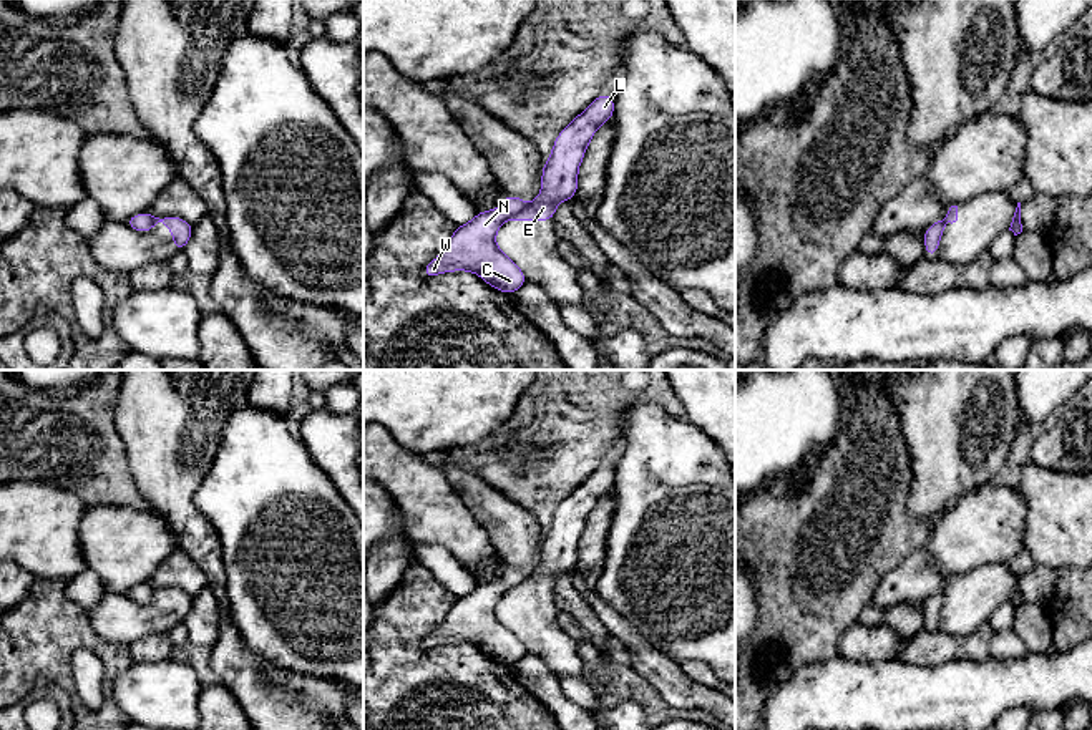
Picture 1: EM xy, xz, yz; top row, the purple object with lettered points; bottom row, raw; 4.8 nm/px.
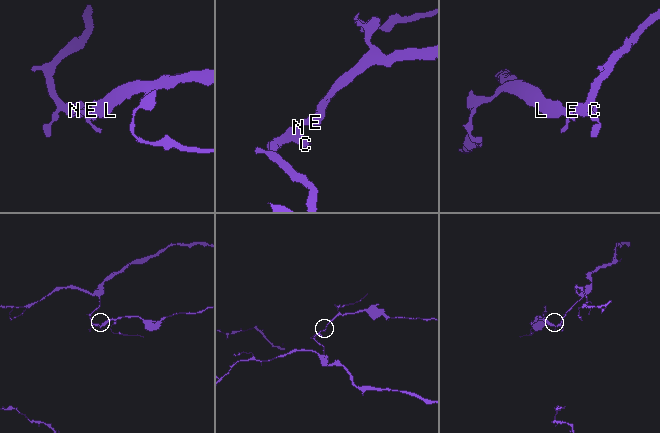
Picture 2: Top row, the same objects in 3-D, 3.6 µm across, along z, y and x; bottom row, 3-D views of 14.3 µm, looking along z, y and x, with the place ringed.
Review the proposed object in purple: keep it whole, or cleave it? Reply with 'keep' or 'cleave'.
cleave

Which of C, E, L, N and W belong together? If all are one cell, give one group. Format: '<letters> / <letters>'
C N W / E L

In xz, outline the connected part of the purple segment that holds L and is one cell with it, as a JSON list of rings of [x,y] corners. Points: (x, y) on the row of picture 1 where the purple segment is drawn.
[[[599,95],[579,116],[576,116],[556,138],[549,159],[541,174],[541,192],[533,204],[509,216],[511,221],[553,221],[556,204],[576,197],[578,169],[596,129],[611,121],[614,96]]]

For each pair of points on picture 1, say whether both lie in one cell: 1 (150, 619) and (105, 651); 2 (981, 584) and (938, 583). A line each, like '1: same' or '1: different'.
1: different
2: different

